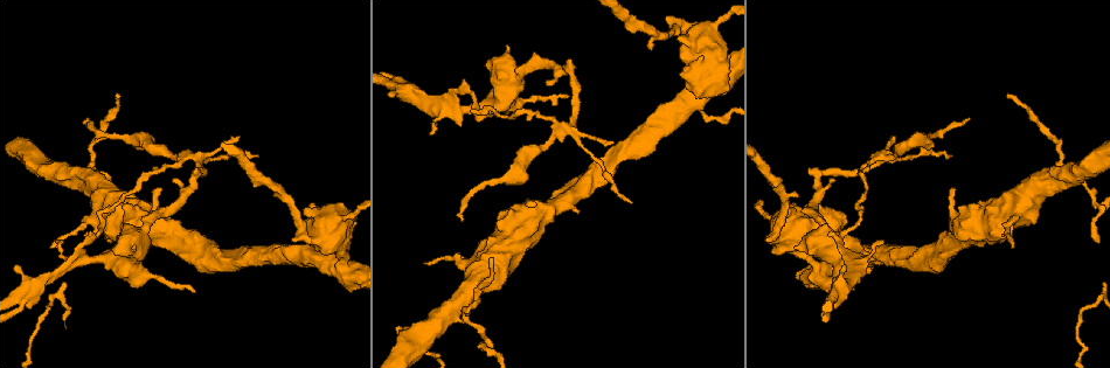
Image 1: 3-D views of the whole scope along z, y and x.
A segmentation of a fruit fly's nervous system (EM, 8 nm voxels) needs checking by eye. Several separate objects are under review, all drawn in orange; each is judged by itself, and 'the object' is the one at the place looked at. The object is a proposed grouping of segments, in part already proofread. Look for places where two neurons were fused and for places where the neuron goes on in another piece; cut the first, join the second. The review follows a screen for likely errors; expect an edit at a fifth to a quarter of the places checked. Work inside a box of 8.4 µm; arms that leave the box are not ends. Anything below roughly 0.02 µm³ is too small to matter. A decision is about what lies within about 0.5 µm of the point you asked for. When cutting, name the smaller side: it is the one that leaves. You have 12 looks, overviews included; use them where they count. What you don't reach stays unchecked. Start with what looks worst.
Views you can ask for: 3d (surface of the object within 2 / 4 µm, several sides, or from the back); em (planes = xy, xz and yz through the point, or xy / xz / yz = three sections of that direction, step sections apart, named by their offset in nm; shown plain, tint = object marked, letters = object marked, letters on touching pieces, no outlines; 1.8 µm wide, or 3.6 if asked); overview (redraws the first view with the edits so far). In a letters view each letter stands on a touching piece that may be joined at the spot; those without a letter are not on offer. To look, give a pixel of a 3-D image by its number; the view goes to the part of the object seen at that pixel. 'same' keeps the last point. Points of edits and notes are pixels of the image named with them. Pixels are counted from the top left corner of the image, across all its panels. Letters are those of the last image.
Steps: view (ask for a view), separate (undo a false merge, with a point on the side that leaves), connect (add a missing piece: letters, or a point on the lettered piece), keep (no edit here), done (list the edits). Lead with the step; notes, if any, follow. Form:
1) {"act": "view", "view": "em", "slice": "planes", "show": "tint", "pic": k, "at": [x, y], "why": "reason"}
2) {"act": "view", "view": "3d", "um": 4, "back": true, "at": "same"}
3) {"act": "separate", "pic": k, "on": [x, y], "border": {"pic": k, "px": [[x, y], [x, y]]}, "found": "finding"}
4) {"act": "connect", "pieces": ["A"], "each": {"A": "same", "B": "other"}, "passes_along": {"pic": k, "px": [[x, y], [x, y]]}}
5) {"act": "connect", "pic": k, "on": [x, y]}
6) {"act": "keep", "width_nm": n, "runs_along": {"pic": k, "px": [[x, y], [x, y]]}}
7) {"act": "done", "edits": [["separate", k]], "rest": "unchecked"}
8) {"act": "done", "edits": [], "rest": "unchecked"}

{"act": "view", "view": "3d", "um": 2, "pic": 1, "at": [1052, 179]}

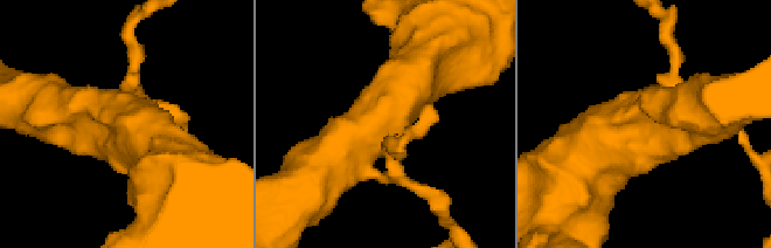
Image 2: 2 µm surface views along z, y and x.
{"act": "view", "view": "em", "slice": "planes", "show": "letters", "pic": 2, "at": [648, 124], "arms": 4, "why": "need the tissue"}

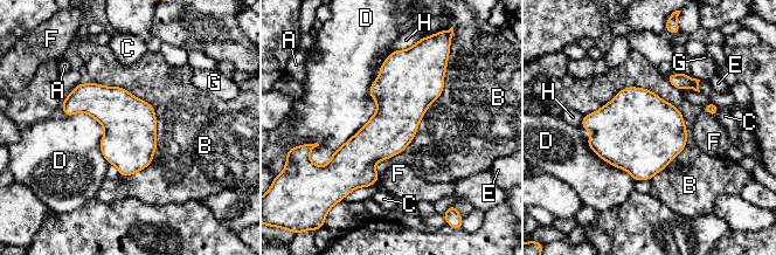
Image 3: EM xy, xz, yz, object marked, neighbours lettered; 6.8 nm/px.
{"act": "keep", "width_nm": 340, "each": {"A": "other", "B": "other", "C": "other", "D": "other", "E": "other", "F": "other", "G": "other", "H": "other"}, "border": {"pic": 3, "px": [[381, 66], [376, 111], [321, 166]]}, "found": "all the same neuron"}

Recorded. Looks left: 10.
{"act": "view", "view": "3d", "um": 4, "pic": 1, "at": [78, 260], "why": "arms part here"}

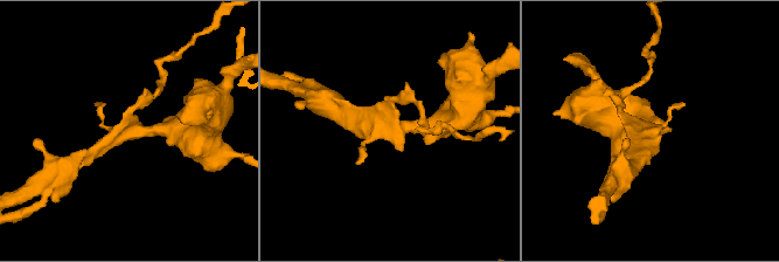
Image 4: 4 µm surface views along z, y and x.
{"act": "view", "view": "em", "slice": "planes", "show": "letters", "pic": 4, "at": [131, 129], "why": "shape alone is not enough"}

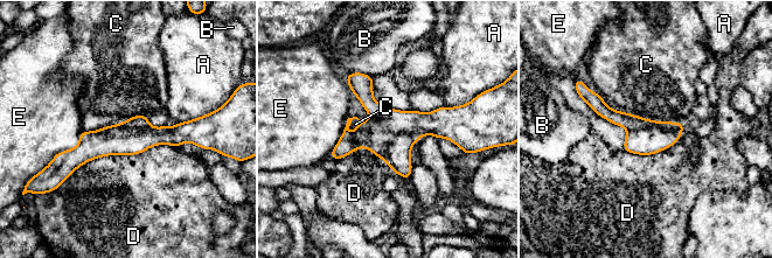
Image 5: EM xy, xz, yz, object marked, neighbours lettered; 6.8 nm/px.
{"act": "separate", "pic": 5, "on": [630, 121], "each": {"A": "other", "B": "other", "C": "other", "D": "other", "E": "other"}, "part_leaving": {"pic": 5, "px": [[588, 99], [628, 121], [681, 126]]}, "found": "a second neuron is stuck on"}

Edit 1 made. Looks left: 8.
{"act": "view", "view": "em", "um": 3.6, "slice": "xy", "step": 16, "show": "tint", "pic": 1, "at": [306, 239], "why": "calibre changes"}

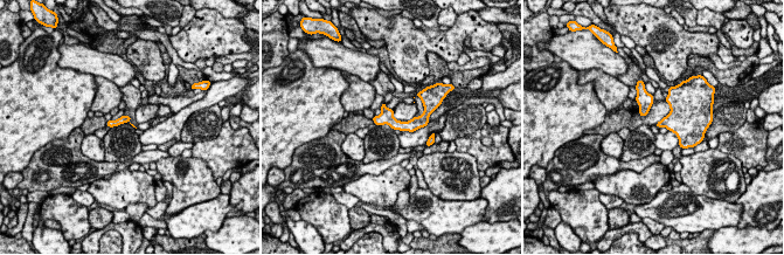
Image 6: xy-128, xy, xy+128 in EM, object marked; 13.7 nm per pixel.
{"act": "view", "view": "em", "um": 3.6, "slice": "xy", "step": 16, "show": "letters", "at": "same"}

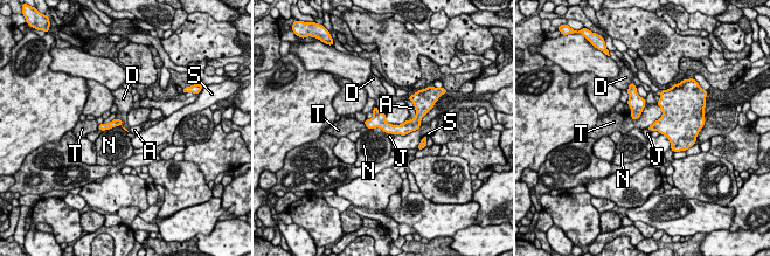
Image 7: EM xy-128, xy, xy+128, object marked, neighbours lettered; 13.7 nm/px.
{"act": "keep", "each": {"A": "other", "D": "other", "J": "other", "N": "other", "S": "other", "T": "other"}, "runs_along": {"pic": 7, "px": [[416, 120], [404, 129], [368, 124]]}, "found": "all the same neuron"}

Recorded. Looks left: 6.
{"act": "view", "view": "em", "um": 3.6, "slice": "planes", "show": "tint", "pic": 1, "at": [508, 46], "why": "stops while still wide"}

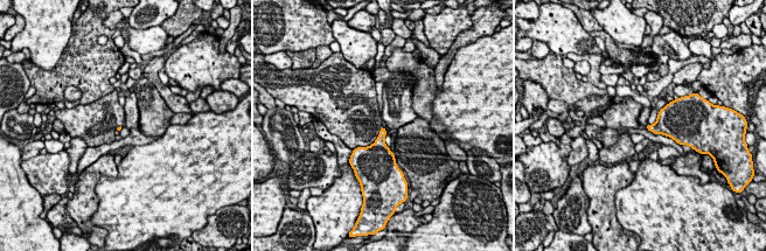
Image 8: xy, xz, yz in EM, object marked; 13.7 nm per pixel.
{"act": "view", "view": "em", "um": 3.6, "slice": "planes", "show": "letters", "at": "same", "why": "what lies round it"}

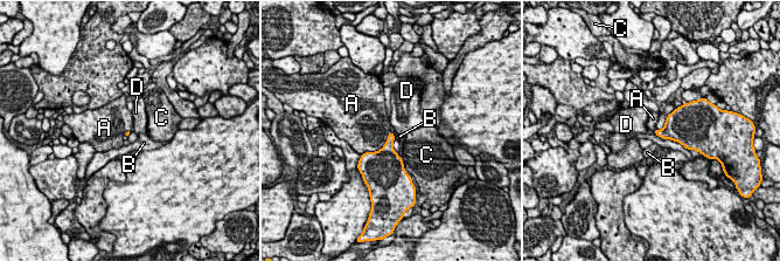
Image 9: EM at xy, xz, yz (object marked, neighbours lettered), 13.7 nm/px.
{"act": "keep", "each": {"A": "other", "B": "other", "C": "other", "D": "other"}, "border": {"pic": 9, "px": [[390, 130], [380, 149], [361, 155]]}, "found": "none of them fits"}

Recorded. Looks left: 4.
{"act": "view", "view": "3d", "um": 4, "back": true, "pic": 1, "at": [548, 79], "why": "free end"}

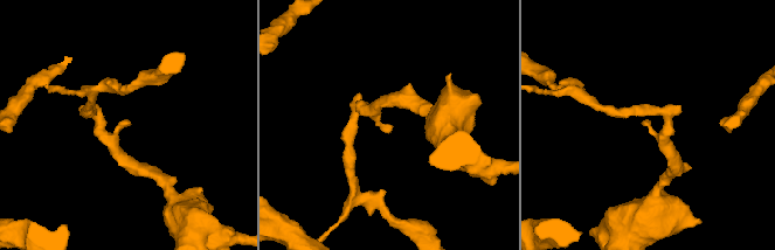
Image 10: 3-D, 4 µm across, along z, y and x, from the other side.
{"act": "view", "view": "em", "slice": "xz", "step": 4, "show": "tint", "pic": 10, "at": [388, 126], "arm_widths_nm": [190, 200], "why": "shape alone is not enough"}

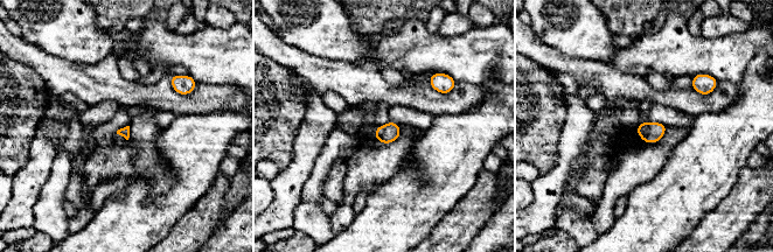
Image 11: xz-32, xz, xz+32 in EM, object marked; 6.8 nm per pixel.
{"act": "view", "view": "em", "slice": "planes", "show": "letters", "at": "same"}

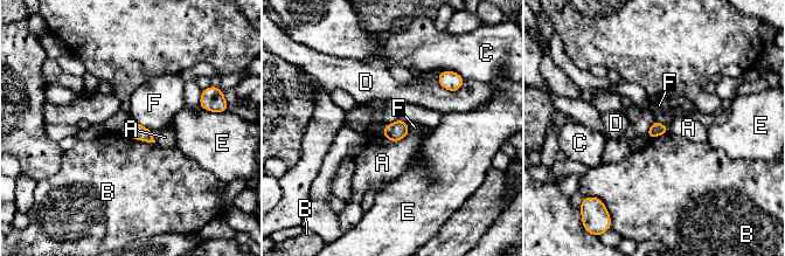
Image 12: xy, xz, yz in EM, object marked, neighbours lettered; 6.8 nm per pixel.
{"act": "keep", "each": {"A": "other", "B": "other", "C": "other", "D": "other", "E": "other", "F": "other"}, "border": {"pic": 12, "px": [[132, 119], [152, 131]]}, "found": "none of them fits"}

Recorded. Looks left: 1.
{"act": "done", "edits": [["separate", 5]], "rest": "unchecked"}

